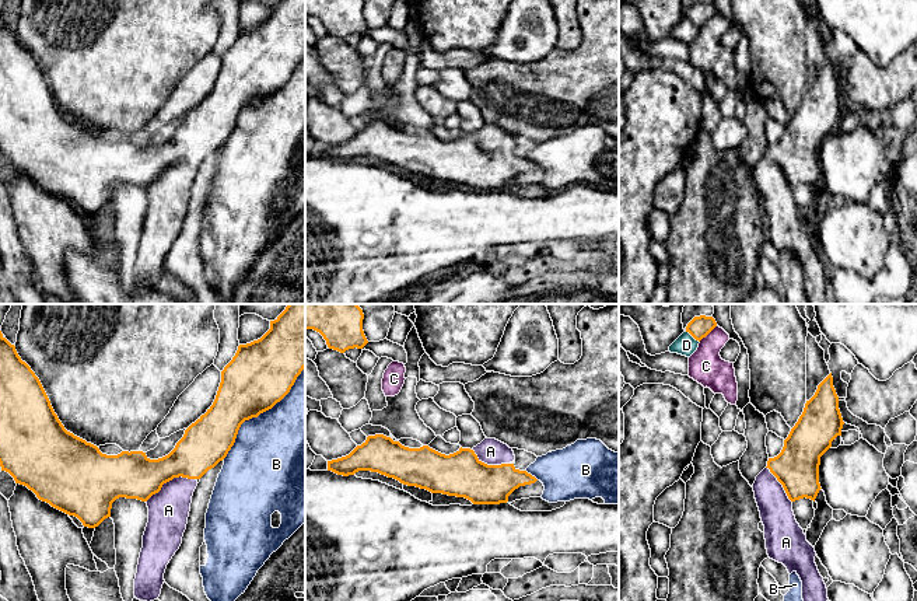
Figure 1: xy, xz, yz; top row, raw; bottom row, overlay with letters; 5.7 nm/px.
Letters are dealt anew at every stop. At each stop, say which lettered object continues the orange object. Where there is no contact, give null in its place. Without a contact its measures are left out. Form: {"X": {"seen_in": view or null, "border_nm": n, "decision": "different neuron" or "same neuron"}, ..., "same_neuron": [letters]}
{"A": {"seen_in": "xy", "border_nm": 320, "decision": "same neuron"}, "B": {"seen_in": "xy", "border_nm": 700, "decision": "different neuron"}, "C": {"seen_in": "yz", "border_nm": 140, "decision": "different neuron"}, "D": {"seen_in": "yz", "border_nm": 100, "decision": "different neuron"}, "same_neuron": ["A"]}

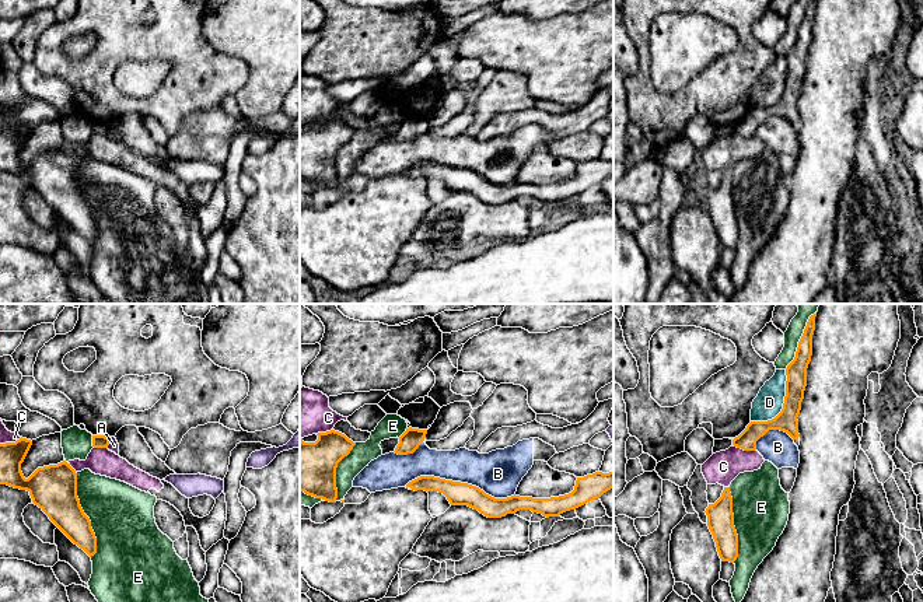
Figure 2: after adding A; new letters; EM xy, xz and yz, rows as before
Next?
{"A": {"seen_in": "xy", "border_nm": 70, "decision": "different neuron"}, "B": {"seen_in": "xz", "border_nm": 650, "decision": "different neuron"}, "C": {"seen_in": "yz", "border_nm": 130, "decision": "different neuron"}, "D": {"seen_in": "yz", "border_nm": 360, "decision": "different neuron"}, "E": {"seen_in": "xy", "border_nm": 500, "decision": "different neuron"}, "same_neuron": []}

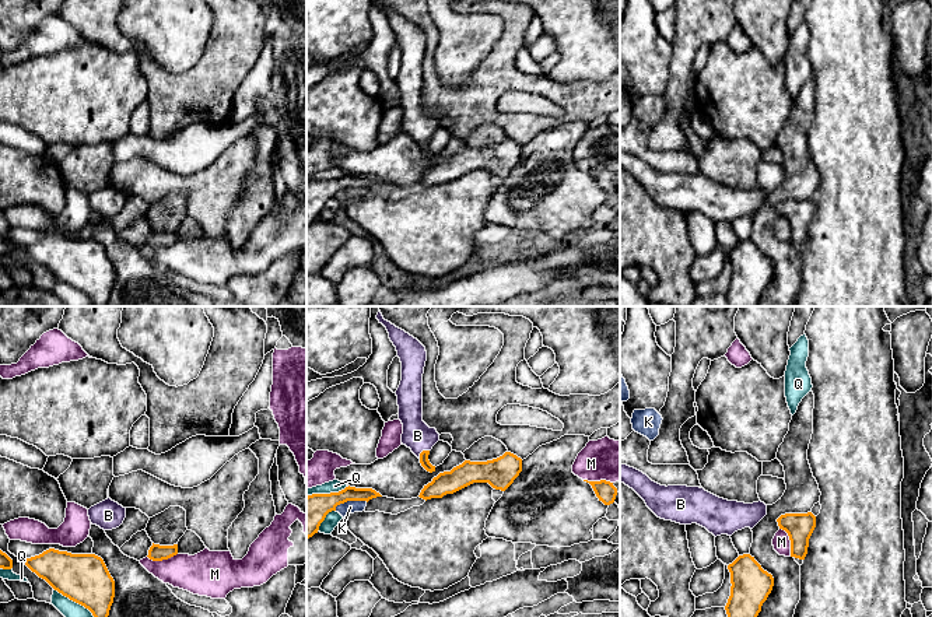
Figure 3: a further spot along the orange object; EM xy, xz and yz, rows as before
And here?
{"B": {"seen_in": "xz", "border_nm": 80, "decision": "same neuron"}, "K": {"seen_in": "xz", "border_nm": 200, "decision": "different neuron"}, "M": {"seen_in": "yz", "border_nm": 180, "decision": "different neuron"}, "Q": {"seen_in": "xy", "border_nm": 280, "decision": "different neuron"}, "same_neuron": ["B"]}

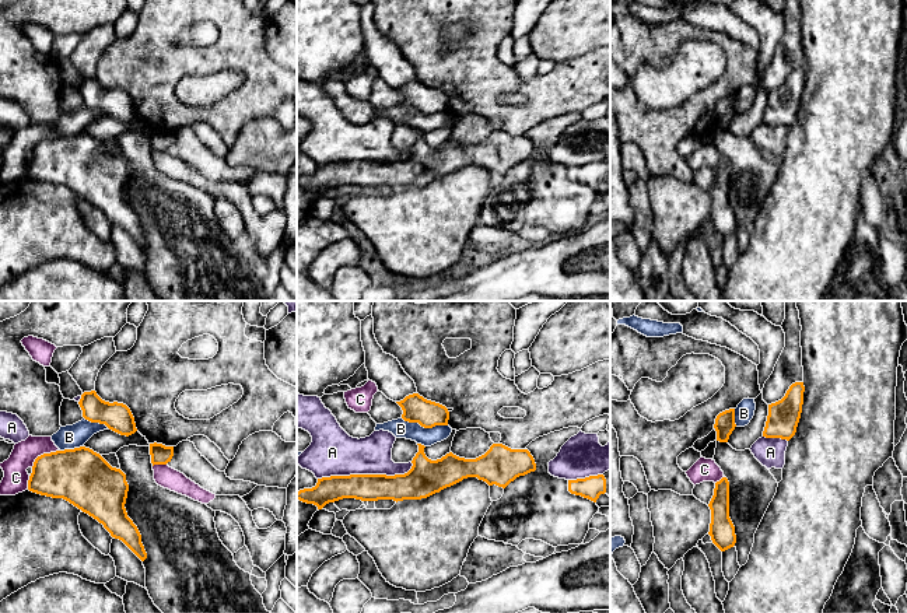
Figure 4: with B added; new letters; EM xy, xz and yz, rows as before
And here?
{"A": {"seen_in": "xz", "border_nm": 550, "decision": "different neuron"}, "B": {"seen_in": "xz", "border_nm": 280, "decision": "different neuron"}, "C": {"seen_in": "xy", "border_nm": 190, "decision": "different neuron"}, "same_neuron": []}

